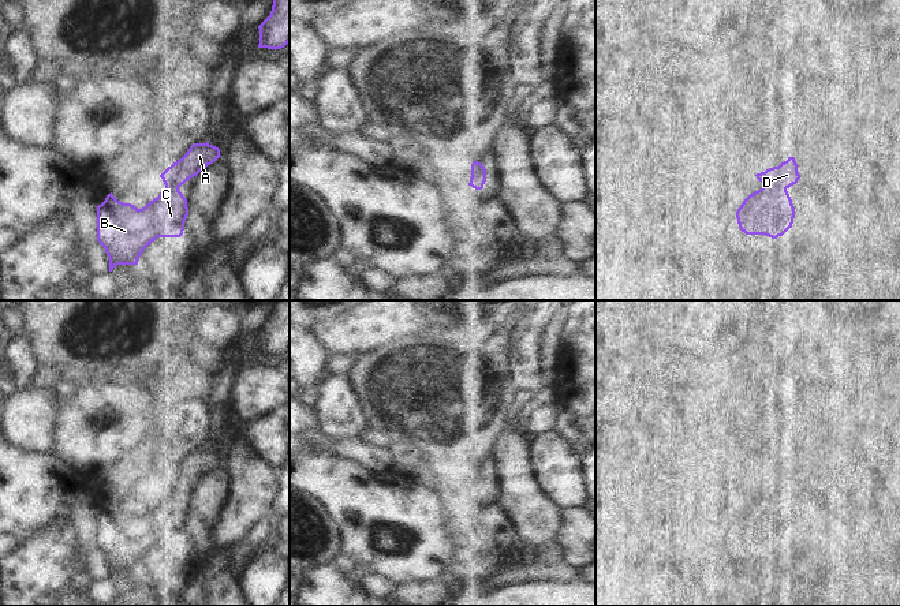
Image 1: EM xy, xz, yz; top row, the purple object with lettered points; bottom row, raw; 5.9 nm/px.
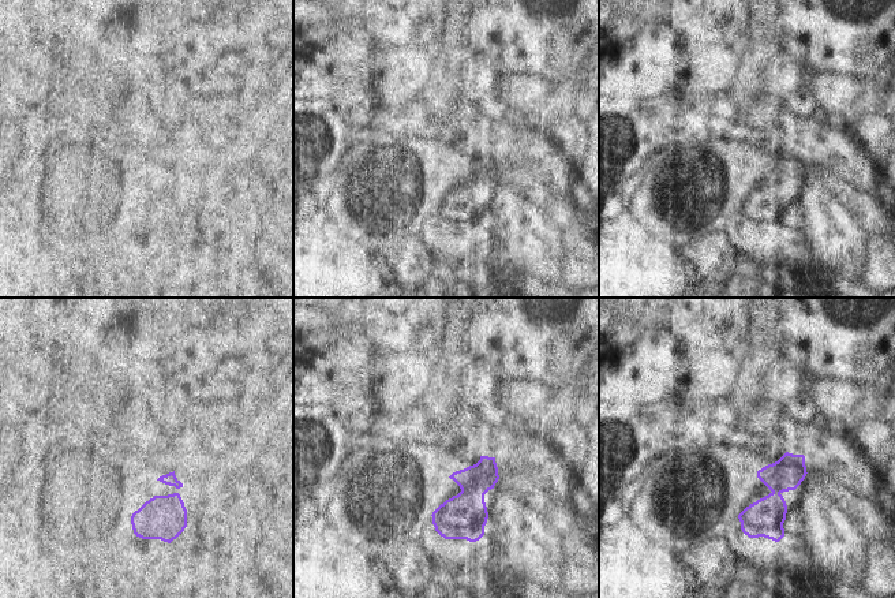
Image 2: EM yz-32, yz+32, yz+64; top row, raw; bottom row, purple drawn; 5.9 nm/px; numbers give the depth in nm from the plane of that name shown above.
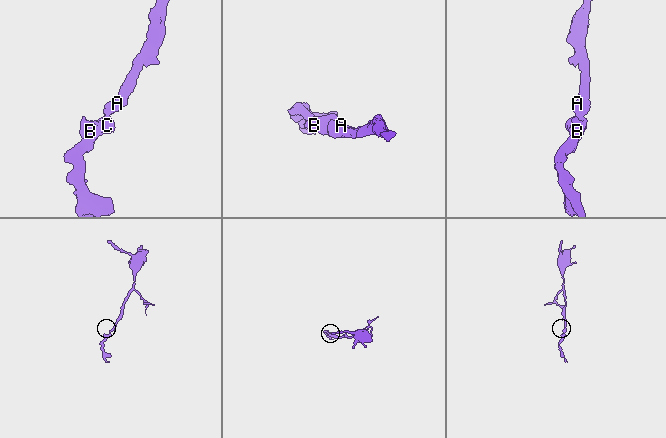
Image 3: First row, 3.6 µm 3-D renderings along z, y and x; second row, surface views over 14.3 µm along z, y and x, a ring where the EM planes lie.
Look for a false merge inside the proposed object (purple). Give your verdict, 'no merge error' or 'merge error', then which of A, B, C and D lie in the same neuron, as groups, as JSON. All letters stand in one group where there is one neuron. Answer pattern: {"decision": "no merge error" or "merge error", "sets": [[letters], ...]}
{"decision": "no merge error", "sets": [["A", "B", "C", "D"]]}

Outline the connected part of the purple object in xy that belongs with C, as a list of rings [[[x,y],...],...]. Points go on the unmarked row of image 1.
[[[194,449],[160,483],[165,494],[145,513],[117,506],[108,500],[97,512],[97,546],[105,554],[109,577],[117,571],[138,571],[143,556],[157,543],[180,543],[188,521],[187,505],[179,493],[220,464],[220,454]]]

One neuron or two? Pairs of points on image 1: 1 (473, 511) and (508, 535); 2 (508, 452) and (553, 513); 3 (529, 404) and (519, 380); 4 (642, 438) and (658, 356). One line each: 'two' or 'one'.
1: one
2: one
3: two
4: one

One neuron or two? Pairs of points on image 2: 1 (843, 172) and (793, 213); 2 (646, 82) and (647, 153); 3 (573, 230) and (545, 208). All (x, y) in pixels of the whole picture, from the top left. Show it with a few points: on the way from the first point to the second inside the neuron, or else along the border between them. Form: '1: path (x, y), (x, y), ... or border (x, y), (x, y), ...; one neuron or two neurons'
1: border (791, 184), (802, 213), (800, 230); two neurons
2: path (646, 100), (646, 135); one neuron
3: border (562, 210), (561, 239); two neurons

